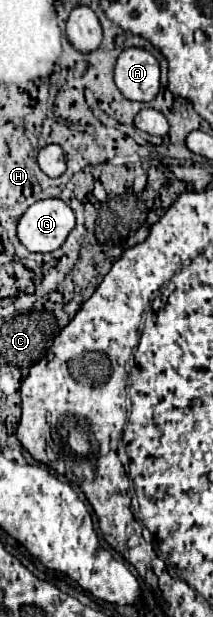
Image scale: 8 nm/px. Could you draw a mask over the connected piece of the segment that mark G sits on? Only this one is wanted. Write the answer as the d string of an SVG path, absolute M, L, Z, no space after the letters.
M61 199L35 201L19 219L17 237L31 253L49 253L61 247L75 225L75 215Z

